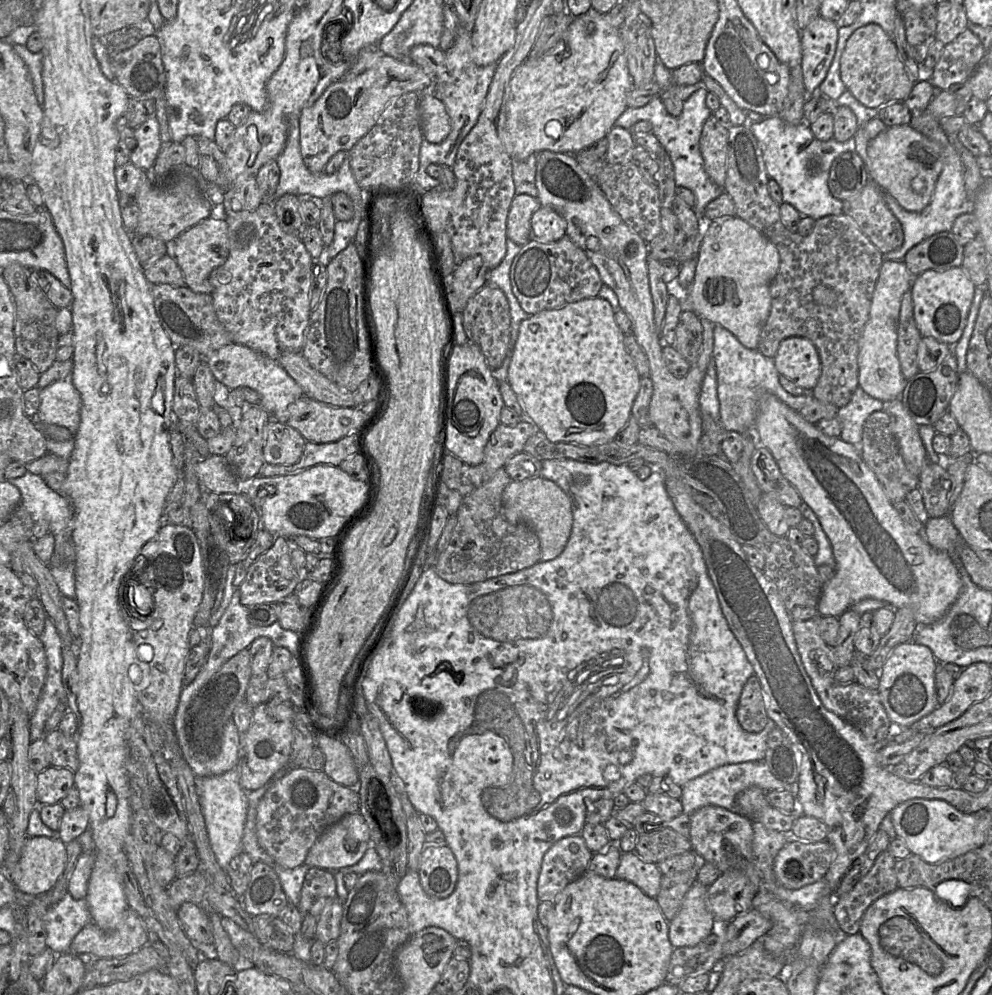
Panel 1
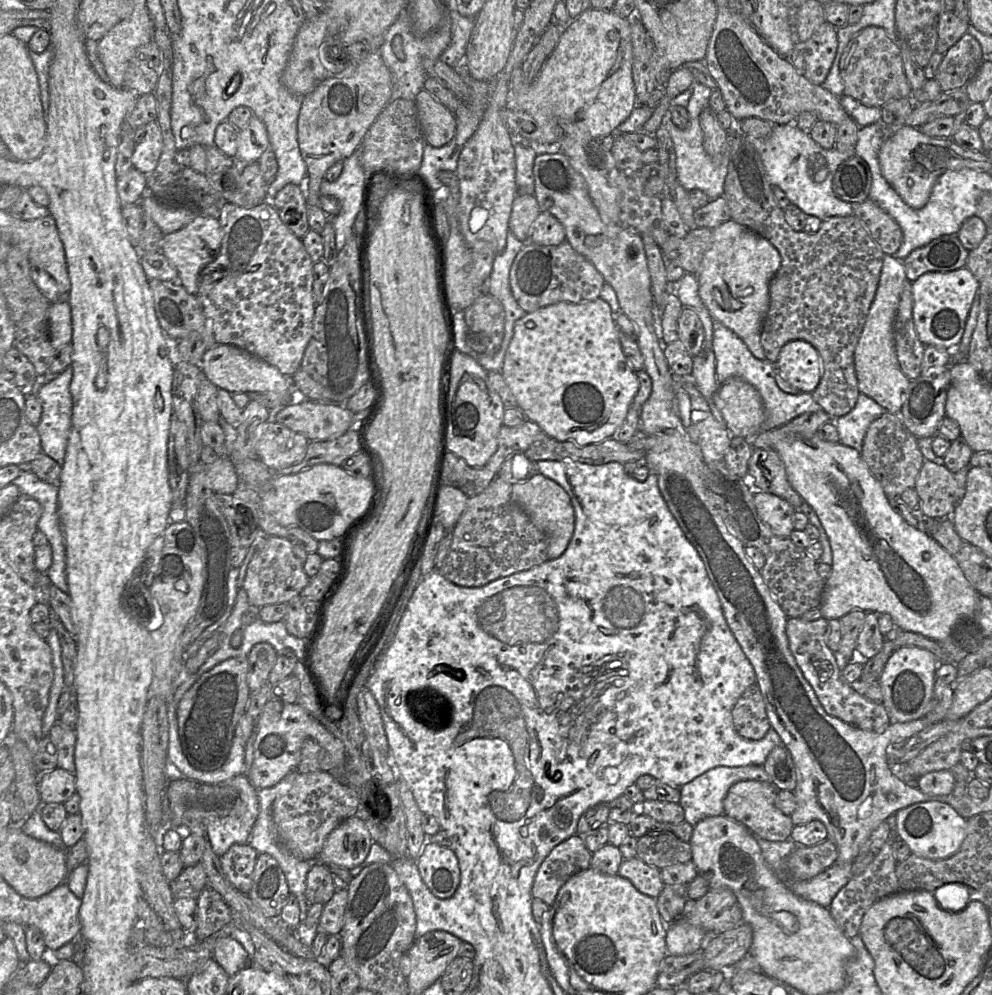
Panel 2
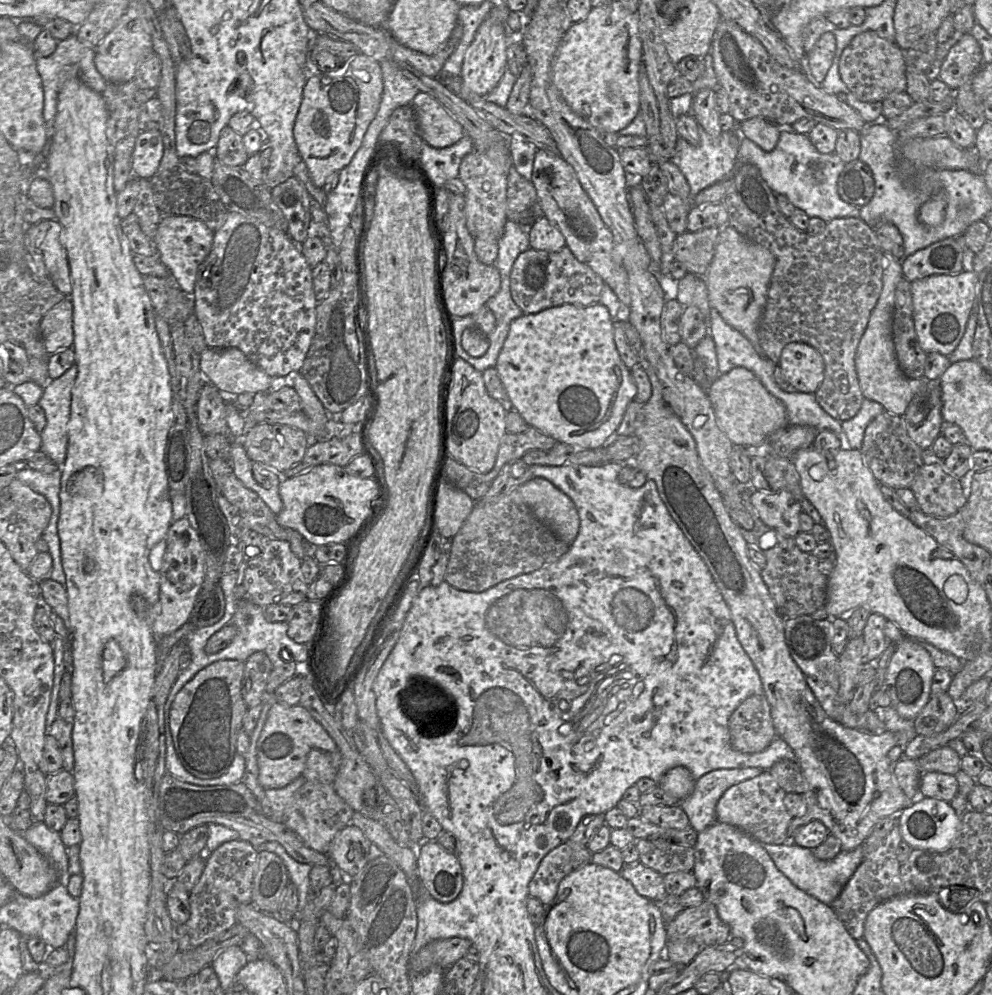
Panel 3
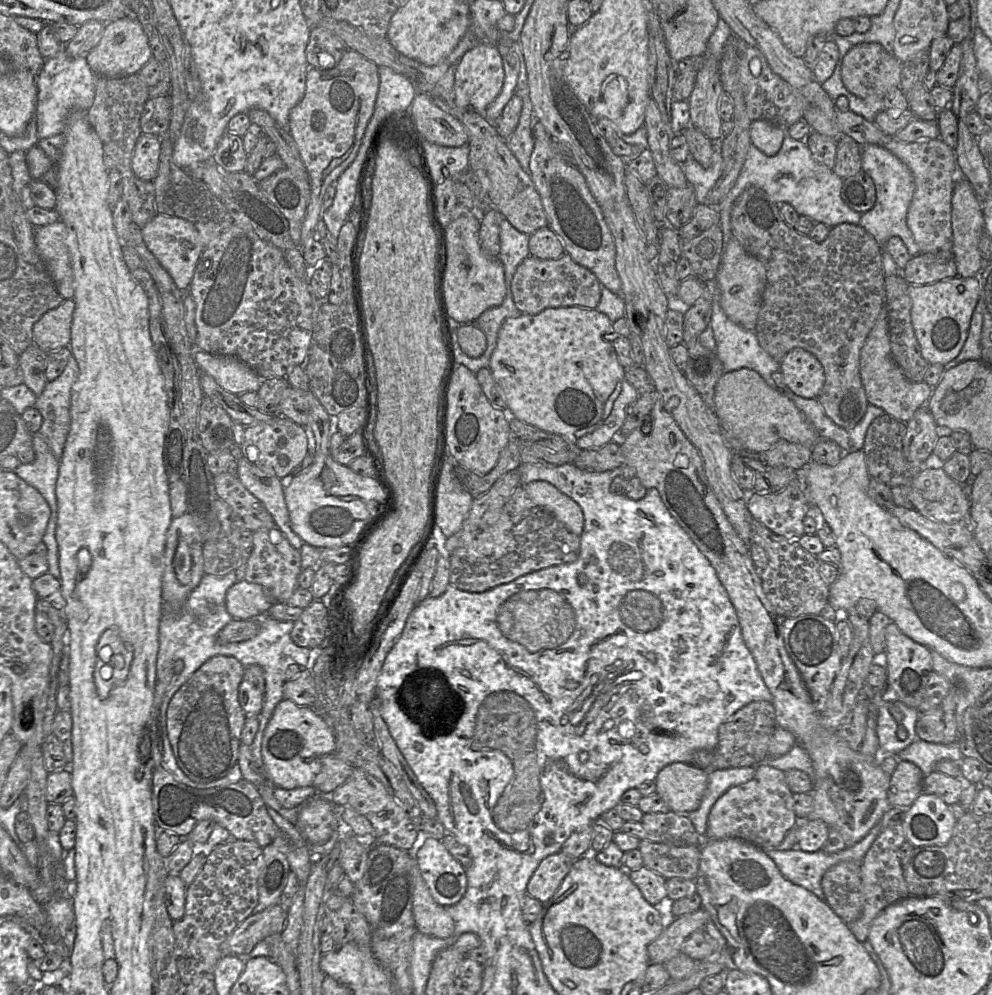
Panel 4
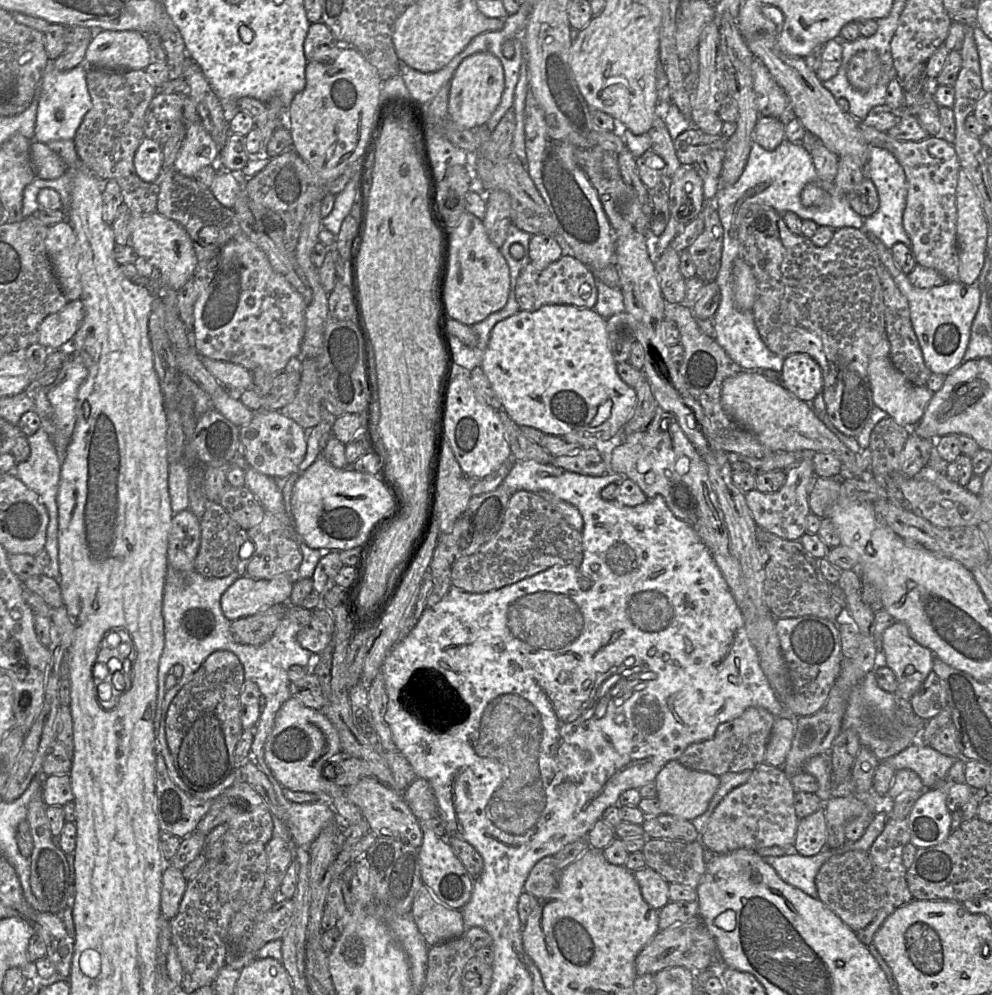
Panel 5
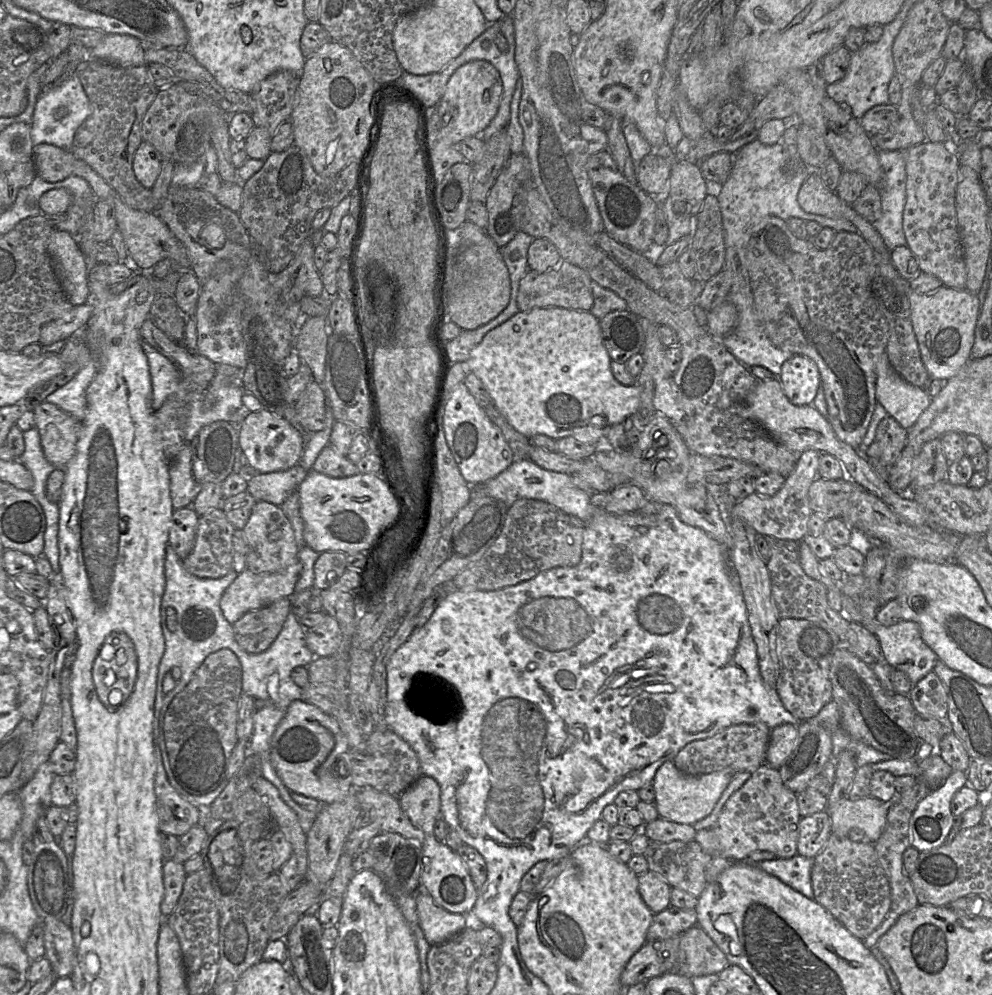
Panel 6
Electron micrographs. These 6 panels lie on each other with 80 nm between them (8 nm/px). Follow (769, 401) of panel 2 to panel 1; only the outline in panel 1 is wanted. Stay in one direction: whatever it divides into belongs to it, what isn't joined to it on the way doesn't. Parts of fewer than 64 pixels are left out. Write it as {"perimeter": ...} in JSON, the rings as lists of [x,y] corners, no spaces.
{"perimeter":[[[714,324],[714,349],[712,363],[717,375],[719,399],[719,423],[725,431],[741,435],[754,434],[754,425],[759,411],[760,399],[764,394],[773,394],[793,410],[800,410],[807,404],[806,394],[793,396],[780,384],[774,359],[764,356],[758,349],[748,349],[727,329]]]}

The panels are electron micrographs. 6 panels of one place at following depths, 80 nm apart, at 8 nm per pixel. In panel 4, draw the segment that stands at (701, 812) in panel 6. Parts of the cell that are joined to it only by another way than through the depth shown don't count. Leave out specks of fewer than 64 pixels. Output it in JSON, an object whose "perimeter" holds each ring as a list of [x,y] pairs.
{"perimeter":[[[671,763],[657,774],[655,779],[656,793],[664,799],[671,811],[688,814],[699,807],[708,786],[709,772],[690,763]]]}

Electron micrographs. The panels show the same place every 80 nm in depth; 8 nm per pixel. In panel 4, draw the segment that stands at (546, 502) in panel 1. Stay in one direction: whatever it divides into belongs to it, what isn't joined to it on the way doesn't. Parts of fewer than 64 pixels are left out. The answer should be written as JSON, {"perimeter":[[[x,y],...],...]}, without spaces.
{"perimeter":[[[532,481],[523,486],[529,498],[546,509],[571,532],[581,536],[584,530],[584,515],[581,507],[570,497],[546,481]]]}

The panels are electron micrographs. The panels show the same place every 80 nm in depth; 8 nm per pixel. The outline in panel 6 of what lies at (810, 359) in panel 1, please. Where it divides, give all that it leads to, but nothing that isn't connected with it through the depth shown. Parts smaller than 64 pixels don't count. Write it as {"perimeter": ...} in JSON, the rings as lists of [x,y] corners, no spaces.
{"perimeter":[[[794,355],[782,364],[779,381],[792,404],[812,405],[820,385],[820,372],[810,358]]]}

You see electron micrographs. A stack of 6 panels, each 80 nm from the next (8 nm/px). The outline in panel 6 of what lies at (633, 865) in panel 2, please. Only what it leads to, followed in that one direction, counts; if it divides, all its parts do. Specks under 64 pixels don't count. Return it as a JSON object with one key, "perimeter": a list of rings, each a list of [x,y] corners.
{"perimeter":[[[648,870],[637,877],[641,898],[653,914],[670,906],[672,887],[660,874]]]}

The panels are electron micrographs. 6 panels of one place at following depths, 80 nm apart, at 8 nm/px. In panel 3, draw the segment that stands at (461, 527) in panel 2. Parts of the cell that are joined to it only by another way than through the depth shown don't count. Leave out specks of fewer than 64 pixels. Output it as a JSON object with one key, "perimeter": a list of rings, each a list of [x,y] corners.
{"perimeter":[[[512,489],[495,501],[475,501],[471,513],[451,539],[451,552],[444,581],[462,591],[482,592],[504,580],[535,571],[557,561],[567,553],[570,546],[536,517],[518,489]]]}

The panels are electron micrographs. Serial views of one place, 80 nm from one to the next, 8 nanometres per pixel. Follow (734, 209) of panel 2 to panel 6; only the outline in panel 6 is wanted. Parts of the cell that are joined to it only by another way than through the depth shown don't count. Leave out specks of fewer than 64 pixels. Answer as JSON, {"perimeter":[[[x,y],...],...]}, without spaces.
{"perimeter":[[[766,216],[752,228],[752,234],[746,250],[746,268],[750,278],[756,314],[765,329],[767,337],[775,347],[794,355],[806,356],[816,363],[820,372],[828,408],[827,419],[834,433],[841,441],[855,449],[859,449],[877,403],[876,364],[881,354],[886,351],[890,333],[889,323],[871,293],[871,281],[874,275],[873,248],[858,232],[838,231],[828,248],[819,249],[810,238],[802,240],[795,237],[788,228],[786,221],[776,216]]]}

